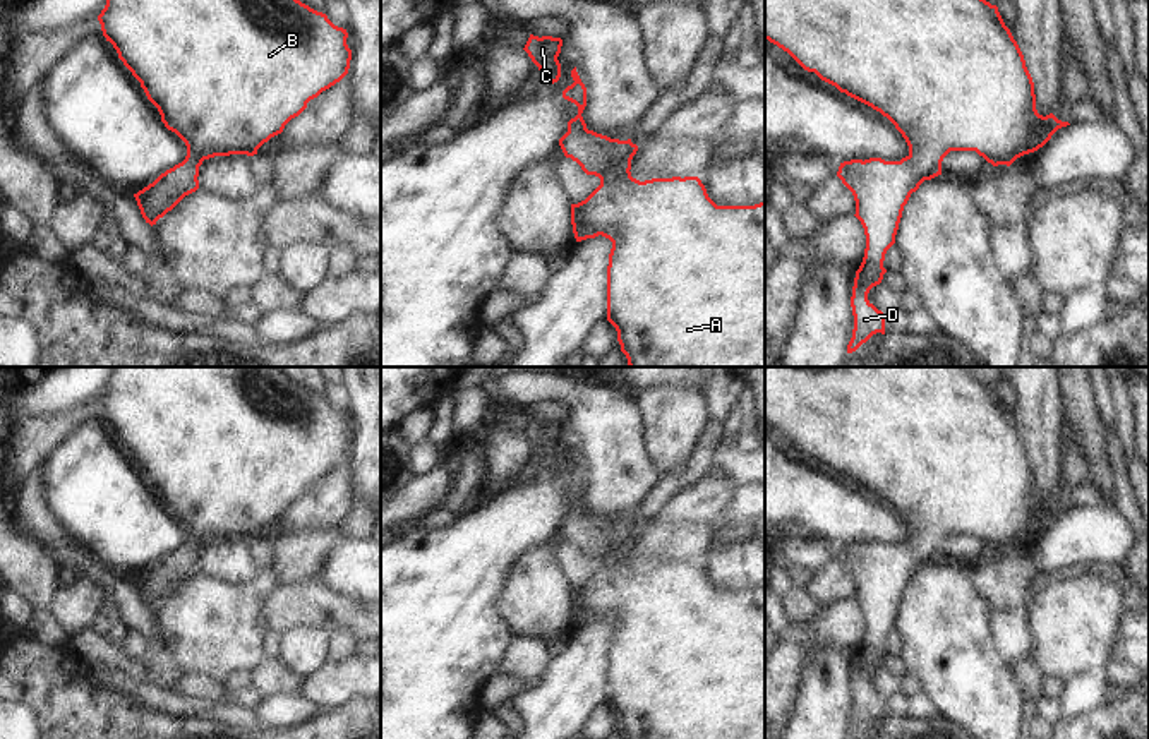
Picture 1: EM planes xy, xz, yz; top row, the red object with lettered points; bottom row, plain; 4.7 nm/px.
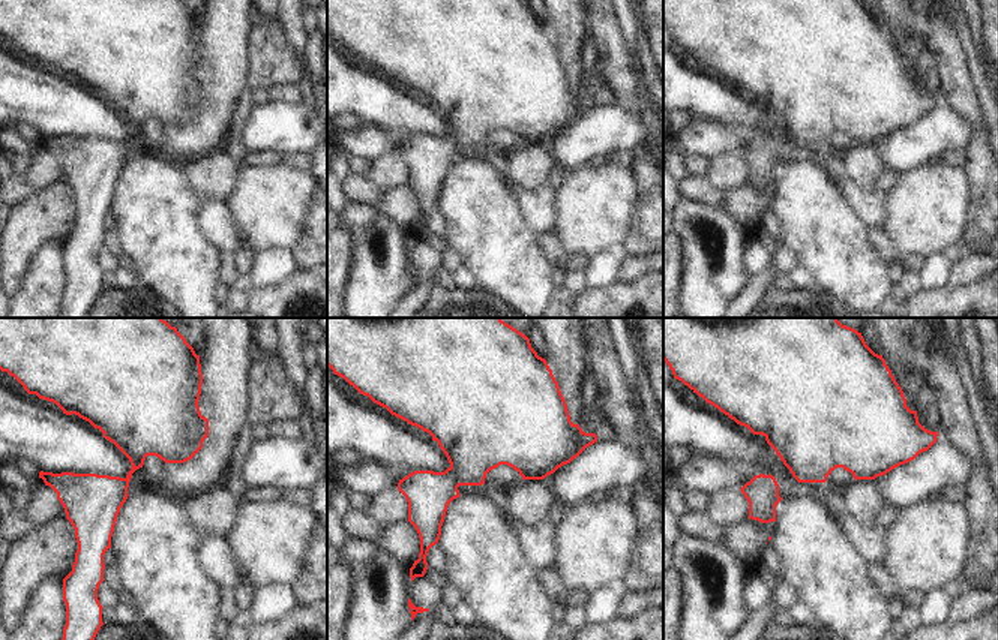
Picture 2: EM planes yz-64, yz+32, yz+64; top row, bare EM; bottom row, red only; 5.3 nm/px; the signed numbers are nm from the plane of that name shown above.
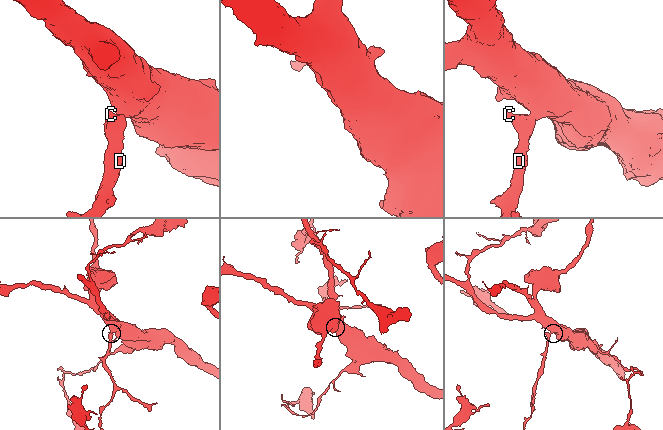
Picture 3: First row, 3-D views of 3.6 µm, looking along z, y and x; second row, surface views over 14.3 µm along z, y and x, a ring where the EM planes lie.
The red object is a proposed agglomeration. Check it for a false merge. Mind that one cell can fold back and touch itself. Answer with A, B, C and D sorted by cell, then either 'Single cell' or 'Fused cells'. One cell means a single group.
Groups: A B C D. Single cell

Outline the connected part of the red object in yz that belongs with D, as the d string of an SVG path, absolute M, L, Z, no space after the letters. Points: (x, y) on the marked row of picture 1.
M765 0L765 39L787 51L804 70L880 111L909 146L909 154L900 161L851 159L840 163L837 171L854 195L854 216L866 235L864 257L856 271L851 297L854 329L847 353L852 353L873 334L885 334L887 314L868 300L868 293L887 273L885 254L895 243L904 206L924 180L941 175L943 158L950 151L976 151L993 166L1010 166L1017 158L1043 147L1058 129L1070 123L1053 113L1038 113L1034 82L1024 55L998 7L986 0Z

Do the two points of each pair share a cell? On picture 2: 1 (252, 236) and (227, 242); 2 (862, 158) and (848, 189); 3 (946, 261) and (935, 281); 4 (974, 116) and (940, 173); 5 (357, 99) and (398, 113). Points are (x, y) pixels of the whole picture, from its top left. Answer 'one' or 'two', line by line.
1: two
2: two
3: one
4: two
5: one

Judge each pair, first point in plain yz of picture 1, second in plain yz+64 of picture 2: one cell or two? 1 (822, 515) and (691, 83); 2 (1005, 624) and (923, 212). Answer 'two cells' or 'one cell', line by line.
1: one cell
2: two cells

